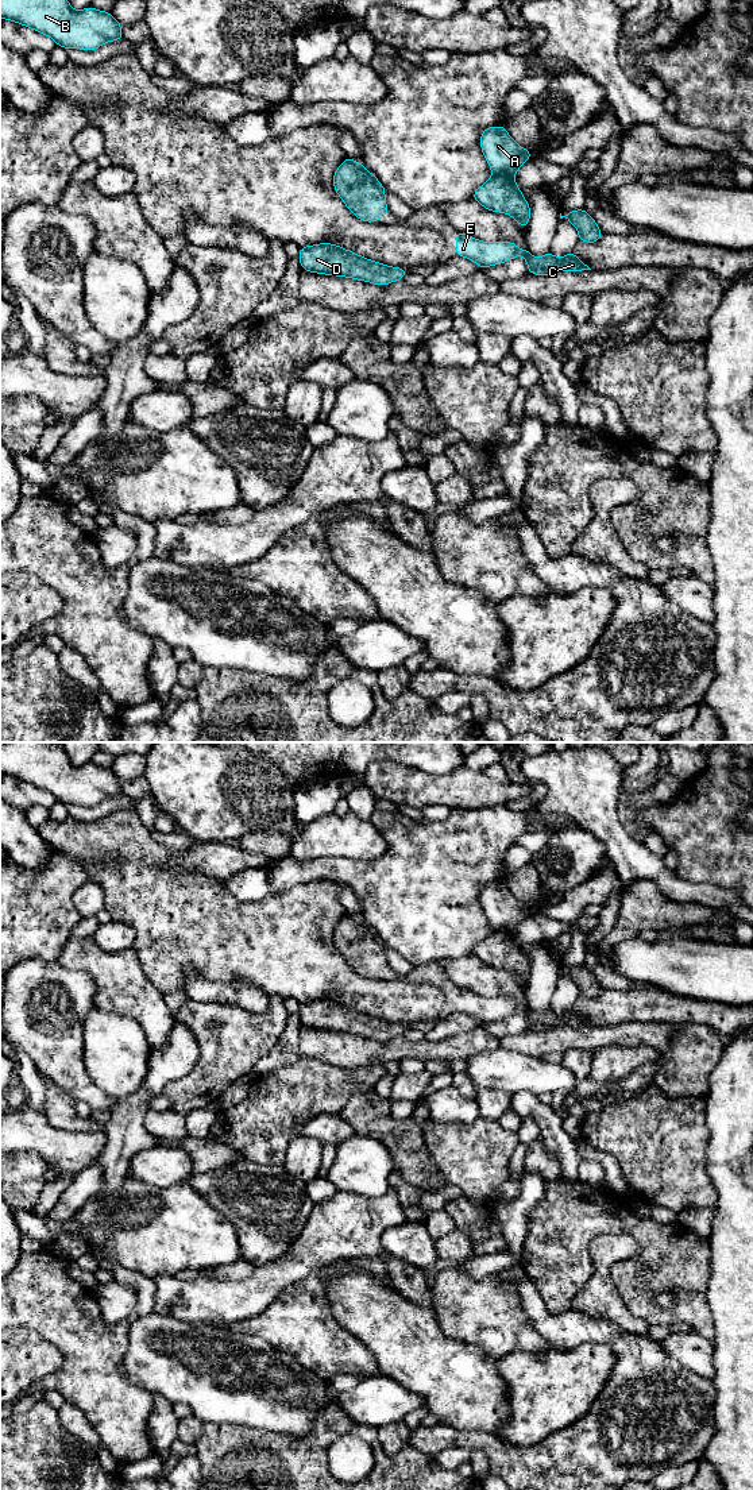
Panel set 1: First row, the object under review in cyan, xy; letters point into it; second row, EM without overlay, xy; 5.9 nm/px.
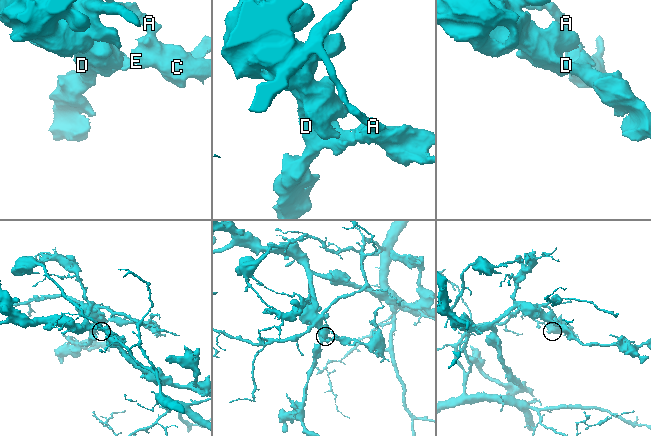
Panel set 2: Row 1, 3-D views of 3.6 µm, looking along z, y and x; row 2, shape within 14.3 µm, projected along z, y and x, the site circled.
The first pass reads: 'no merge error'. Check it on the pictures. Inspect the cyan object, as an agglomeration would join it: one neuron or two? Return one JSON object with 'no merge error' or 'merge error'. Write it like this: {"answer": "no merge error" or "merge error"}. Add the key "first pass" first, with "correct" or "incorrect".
{"first pass": "incorrect", "answer": "merge error"}

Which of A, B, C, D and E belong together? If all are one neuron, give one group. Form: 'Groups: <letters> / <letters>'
Groups: A B / C D E

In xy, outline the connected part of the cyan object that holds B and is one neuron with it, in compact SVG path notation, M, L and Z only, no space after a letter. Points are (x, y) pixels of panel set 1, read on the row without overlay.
M3 742L0 744L0 773L20 779L43 791L49 791L63 804L96 806L107 798L124 795L121 780L111 768L92 761L76 767L70 763L59 742Z

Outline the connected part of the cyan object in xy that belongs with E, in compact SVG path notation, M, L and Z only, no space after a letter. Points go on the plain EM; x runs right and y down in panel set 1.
M456 988L456 1012L468 1014L480 1024L505 1019L522 1011L530 1030L548 1031L557 1027L583 1027L591 1026L572 1007L557 1015L549 1007L540 1015L534 1014L528 1004L520 1005L511 997L480 997L467 989Z

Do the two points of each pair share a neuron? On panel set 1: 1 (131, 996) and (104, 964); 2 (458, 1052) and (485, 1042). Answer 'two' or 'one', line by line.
1: one
2: one

